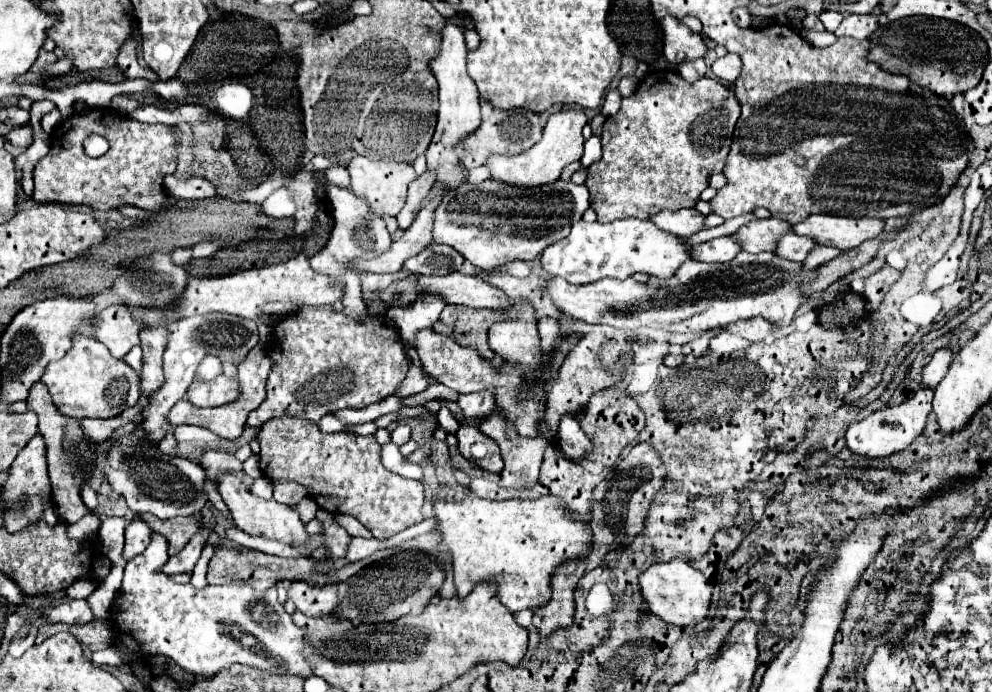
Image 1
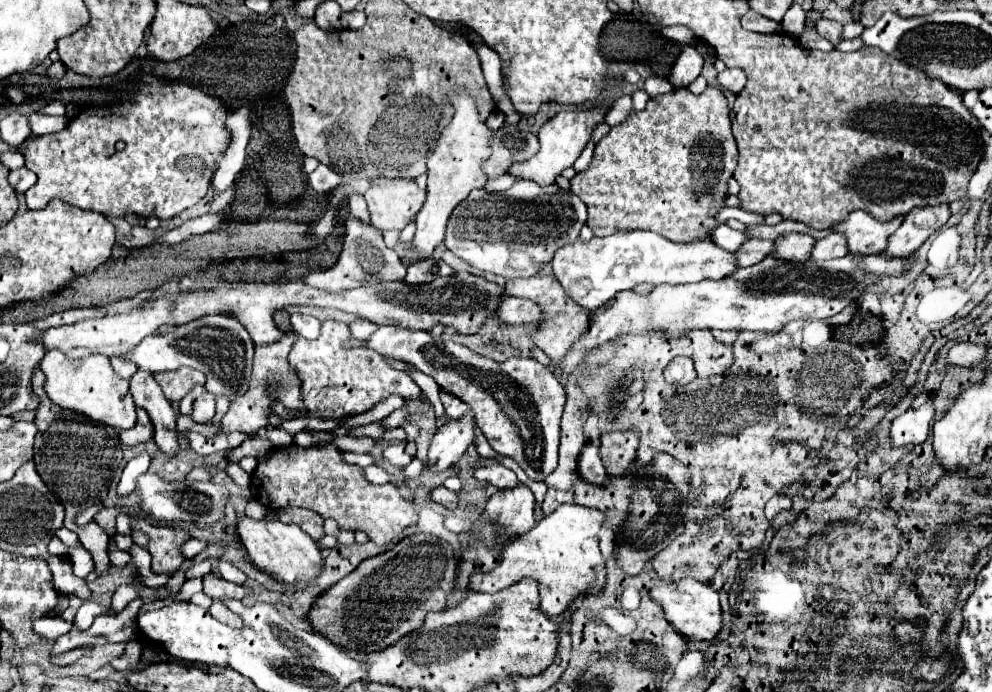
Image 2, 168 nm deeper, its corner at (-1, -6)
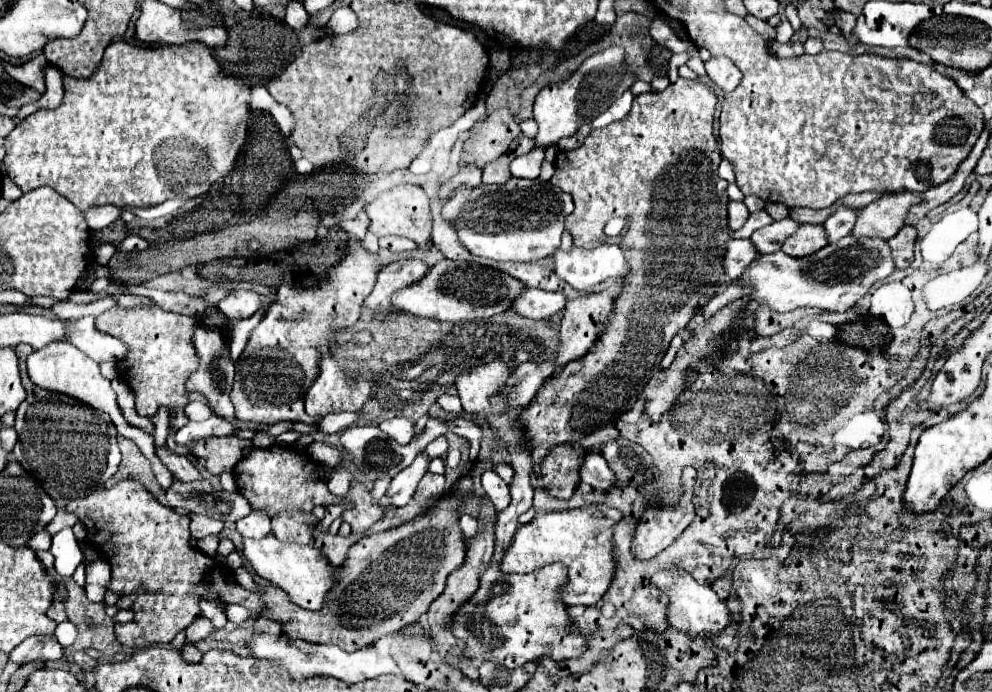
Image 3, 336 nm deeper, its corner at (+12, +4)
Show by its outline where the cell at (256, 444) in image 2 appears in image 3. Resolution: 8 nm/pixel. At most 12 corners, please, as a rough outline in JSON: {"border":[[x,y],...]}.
{"border":[[237,436],[197,440],[189,452],[209,474],[235,468],[251,440]]}

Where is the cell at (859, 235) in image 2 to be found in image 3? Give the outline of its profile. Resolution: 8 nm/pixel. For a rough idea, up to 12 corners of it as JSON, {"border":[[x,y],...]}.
{"border":[[895,192],[859,210],[855,238],[893,238],[923,194]]}

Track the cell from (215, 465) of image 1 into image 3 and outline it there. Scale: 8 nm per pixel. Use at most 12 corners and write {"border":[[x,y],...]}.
{"border":[[67,342],[27,358],[33,384],[111,416],[117,432],[149,458],[163,490],[173,474],[153,436],[131,428],[99,364]]}

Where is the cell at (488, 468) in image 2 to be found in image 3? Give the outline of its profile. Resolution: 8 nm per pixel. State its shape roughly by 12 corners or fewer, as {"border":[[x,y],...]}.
{"border":[[491,470],[481,482],[497,512],[511,502],[509,486]]}

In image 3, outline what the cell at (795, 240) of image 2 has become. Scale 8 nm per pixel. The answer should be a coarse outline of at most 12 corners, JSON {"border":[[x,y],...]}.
{"border":[[801,224],[783,242],[793,258],[811,256],[829,244],[821,224]]}

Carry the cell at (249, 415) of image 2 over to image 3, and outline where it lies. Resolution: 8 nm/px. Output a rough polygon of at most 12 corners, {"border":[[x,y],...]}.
{"border":[[349,240],[319,288],[277,288],[235,366],[239,420],[303,406],[379,256]]}

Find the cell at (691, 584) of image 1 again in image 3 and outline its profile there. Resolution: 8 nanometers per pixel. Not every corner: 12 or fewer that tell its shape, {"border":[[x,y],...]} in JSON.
{"border":[[683,570],[653,584],[669,594],[669,624],[691,640],[725,630],[731,614]]}

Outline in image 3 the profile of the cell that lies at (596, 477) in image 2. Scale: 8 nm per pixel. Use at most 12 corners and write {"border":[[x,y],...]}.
{"border":[[583,454],[581,482],[607,492],[617,478],[601,454]]}

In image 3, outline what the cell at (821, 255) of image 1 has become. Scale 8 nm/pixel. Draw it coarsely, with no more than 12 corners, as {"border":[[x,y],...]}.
{"border":[[905,226],[889,246],[895,266],[913,262],[917,228]]}

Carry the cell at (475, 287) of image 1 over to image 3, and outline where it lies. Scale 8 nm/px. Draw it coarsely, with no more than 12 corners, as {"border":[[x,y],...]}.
{"border":[[523,290],[513,310],[525,318],[551,318],[565,308],[561,292]]}

